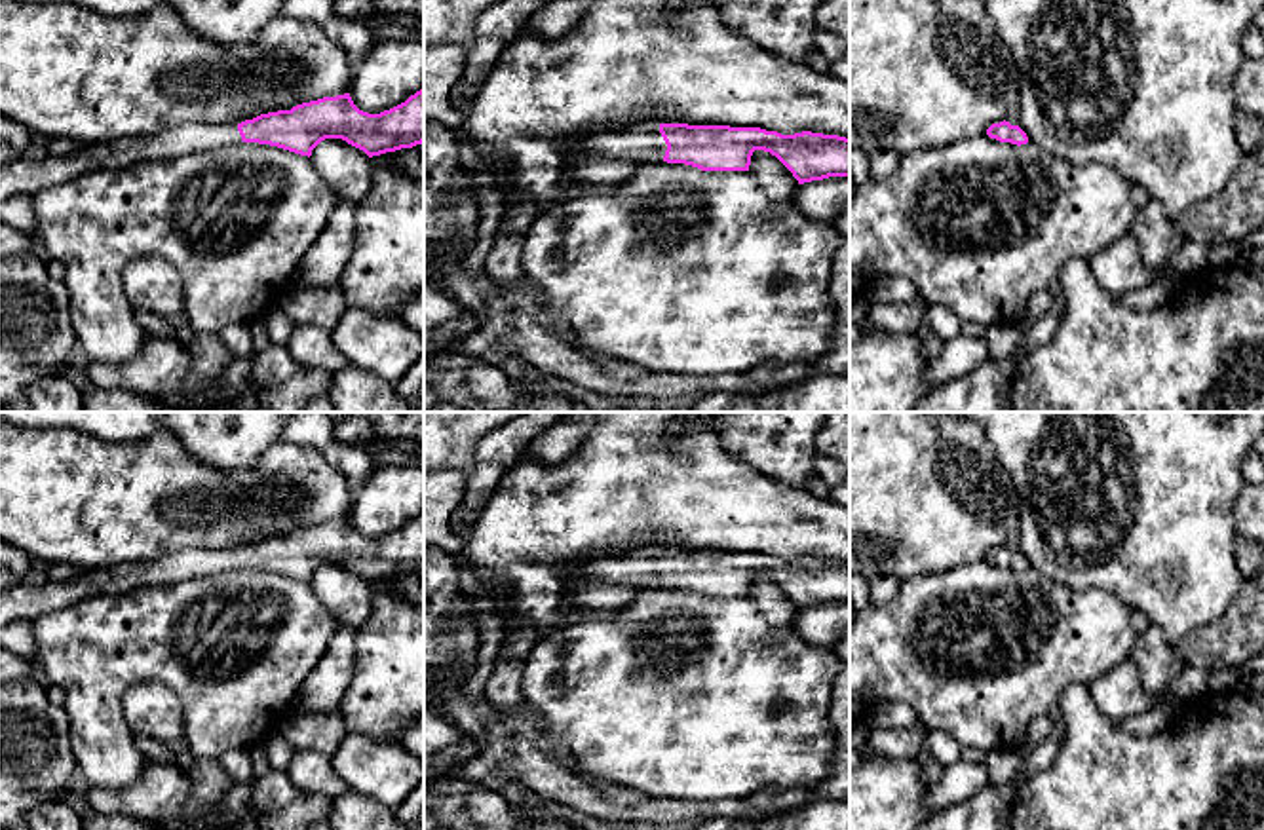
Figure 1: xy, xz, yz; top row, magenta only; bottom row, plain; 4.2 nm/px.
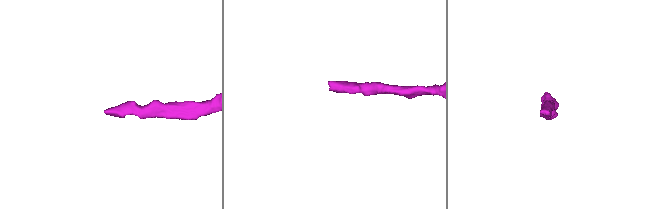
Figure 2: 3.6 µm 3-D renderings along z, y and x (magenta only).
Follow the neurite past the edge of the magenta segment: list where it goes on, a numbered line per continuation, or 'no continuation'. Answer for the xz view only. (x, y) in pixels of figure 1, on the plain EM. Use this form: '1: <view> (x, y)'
1: xz (639, 566)

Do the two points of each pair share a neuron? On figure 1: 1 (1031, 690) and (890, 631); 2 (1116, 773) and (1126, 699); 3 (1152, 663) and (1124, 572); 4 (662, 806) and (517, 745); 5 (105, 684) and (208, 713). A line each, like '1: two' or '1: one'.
1: one
2: two
3: two
4: one
5: one

